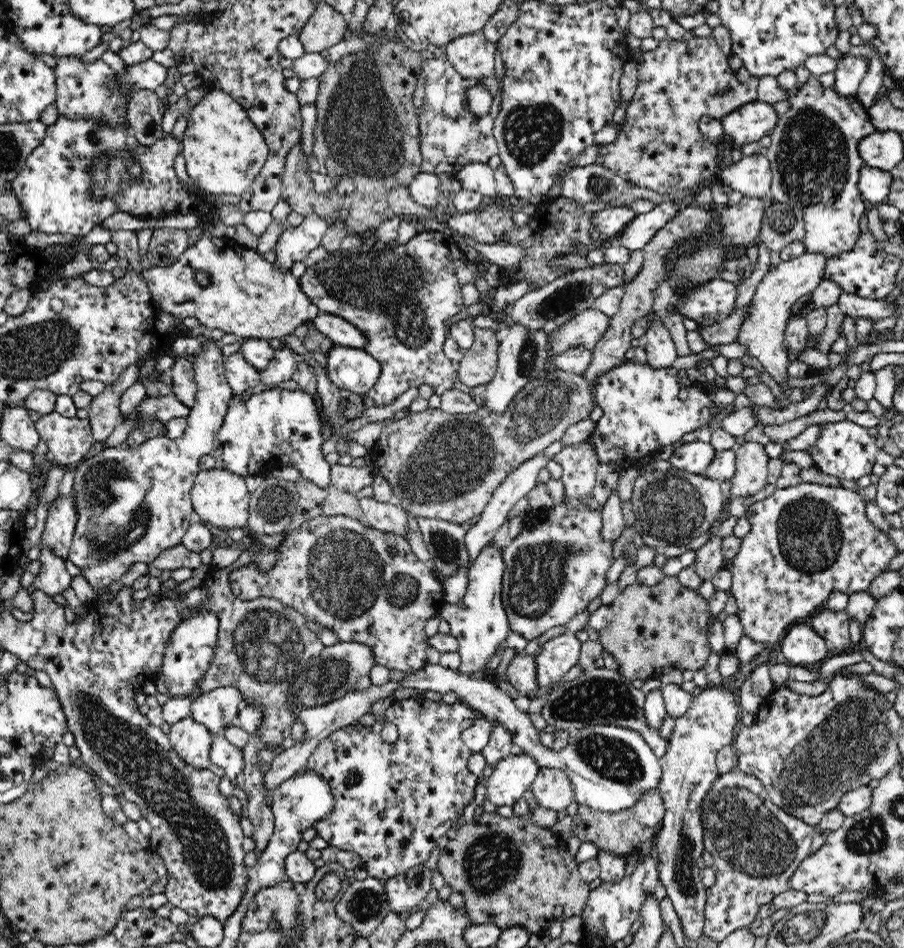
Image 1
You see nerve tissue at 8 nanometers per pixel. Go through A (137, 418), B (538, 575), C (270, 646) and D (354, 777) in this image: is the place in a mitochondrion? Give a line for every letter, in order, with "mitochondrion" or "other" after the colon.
A: other
B: mitochondrion
C: mitochondrion
D: mitochondrion

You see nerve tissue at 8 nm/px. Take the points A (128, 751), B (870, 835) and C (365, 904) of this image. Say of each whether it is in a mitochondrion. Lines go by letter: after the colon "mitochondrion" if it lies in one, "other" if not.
A: mitochondrion
B: mitochondrion
C: mitochondrion

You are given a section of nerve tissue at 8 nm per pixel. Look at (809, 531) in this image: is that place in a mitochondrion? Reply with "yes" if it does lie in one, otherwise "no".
yes

